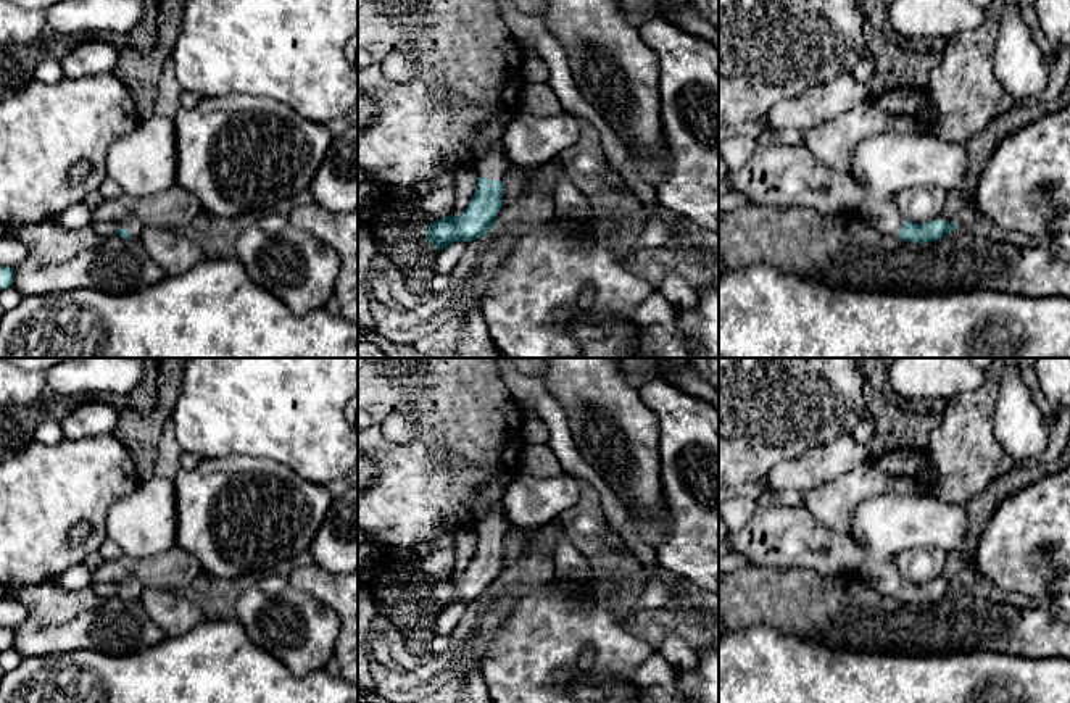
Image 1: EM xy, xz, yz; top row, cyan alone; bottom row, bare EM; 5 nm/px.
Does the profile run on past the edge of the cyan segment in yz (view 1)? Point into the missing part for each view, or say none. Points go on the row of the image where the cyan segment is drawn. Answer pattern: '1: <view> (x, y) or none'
1: yz (888, 163)

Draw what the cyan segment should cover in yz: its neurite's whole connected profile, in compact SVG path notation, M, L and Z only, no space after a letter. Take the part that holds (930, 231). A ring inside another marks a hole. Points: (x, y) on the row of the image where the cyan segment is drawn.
M883 132L854 147L852 177L865 189L857 213L883 234L904 242L928 243L957 229L935 219L922 224L906 221L896 197L910 189L941 187L946 192L967 189L967 152L935 134Z

